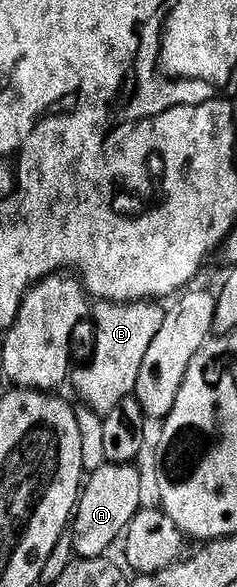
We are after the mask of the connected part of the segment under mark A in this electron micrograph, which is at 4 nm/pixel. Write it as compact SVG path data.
M106 464L88 475L77 500L75 517L71 522L75 554L78 559L99 558L111 544L129 529L129 523L142 509L143 481L138 467L133 464Z

